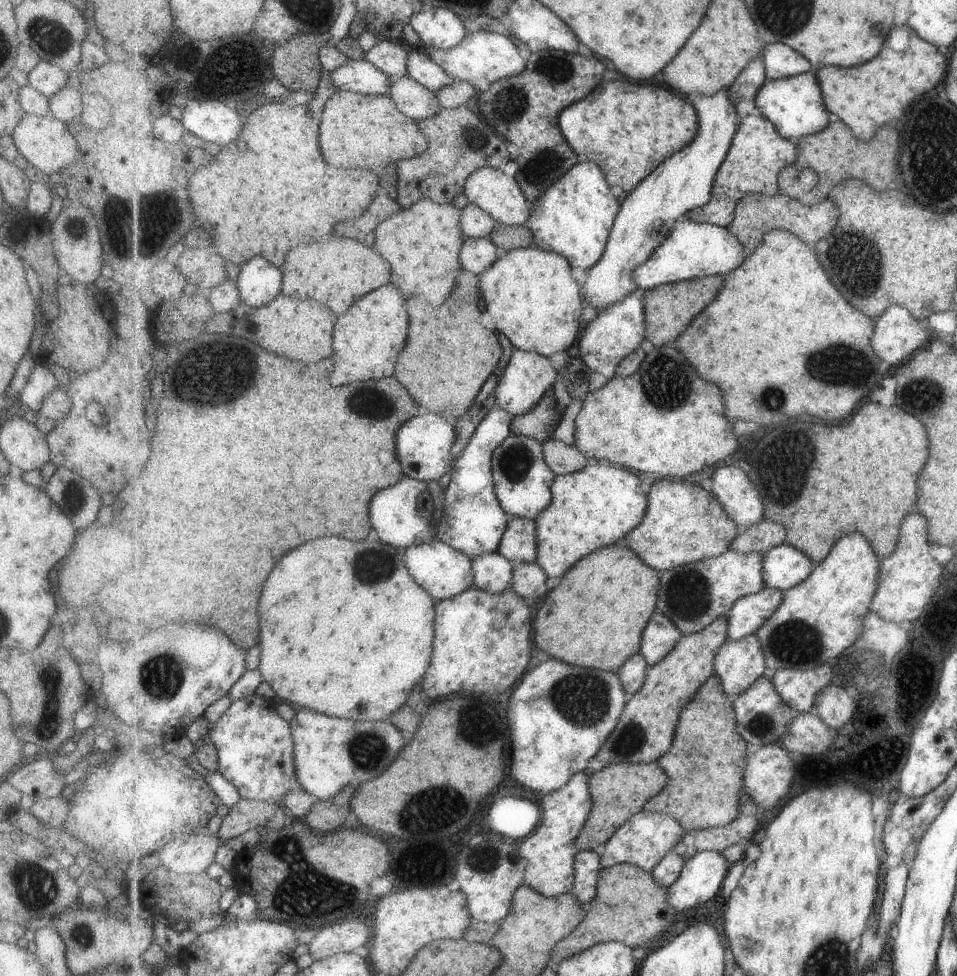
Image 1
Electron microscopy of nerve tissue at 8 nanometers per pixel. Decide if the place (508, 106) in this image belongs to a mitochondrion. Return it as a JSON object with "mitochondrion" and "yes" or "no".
{"mitochondrion":"yes"}

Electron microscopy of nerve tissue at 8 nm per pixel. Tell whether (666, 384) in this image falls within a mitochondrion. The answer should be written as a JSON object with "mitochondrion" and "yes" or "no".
{"mitochondrion":"yes"}

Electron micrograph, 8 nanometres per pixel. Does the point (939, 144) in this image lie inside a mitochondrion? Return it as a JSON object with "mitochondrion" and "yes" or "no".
{"mitochondrion":"yes"}

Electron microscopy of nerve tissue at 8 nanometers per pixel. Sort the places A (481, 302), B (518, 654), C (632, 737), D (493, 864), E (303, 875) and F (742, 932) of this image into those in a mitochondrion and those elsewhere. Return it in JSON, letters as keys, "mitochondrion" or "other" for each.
{"A":"other","B":"other","C":"mitochondrion","D":"mitochondrion","E":"mitochondrion","F":"other"}

